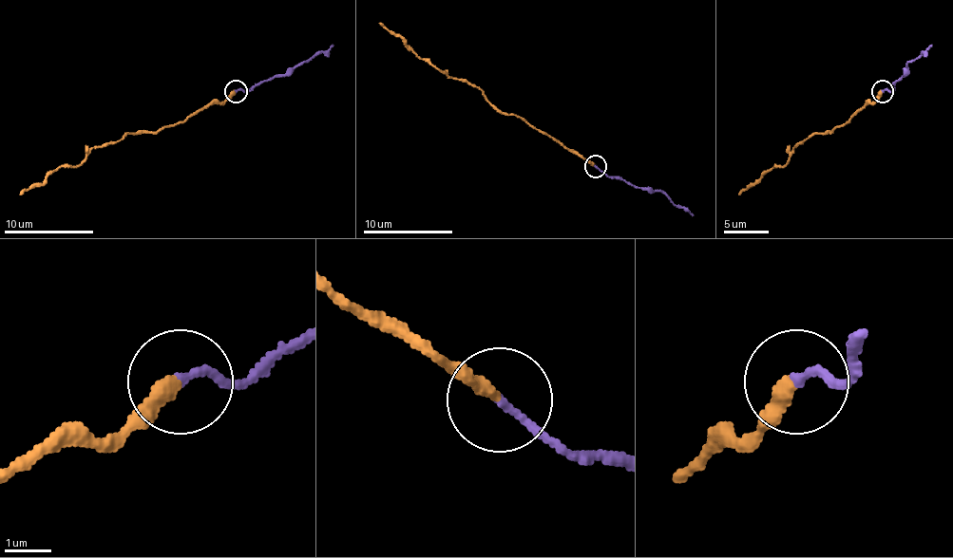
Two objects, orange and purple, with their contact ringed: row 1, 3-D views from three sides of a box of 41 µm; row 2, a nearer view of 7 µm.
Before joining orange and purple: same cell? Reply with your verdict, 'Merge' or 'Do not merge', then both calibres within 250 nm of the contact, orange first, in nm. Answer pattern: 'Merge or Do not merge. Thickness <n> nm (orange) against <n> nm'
Merge. Thickness 320 nm (orange) against 170 nm

